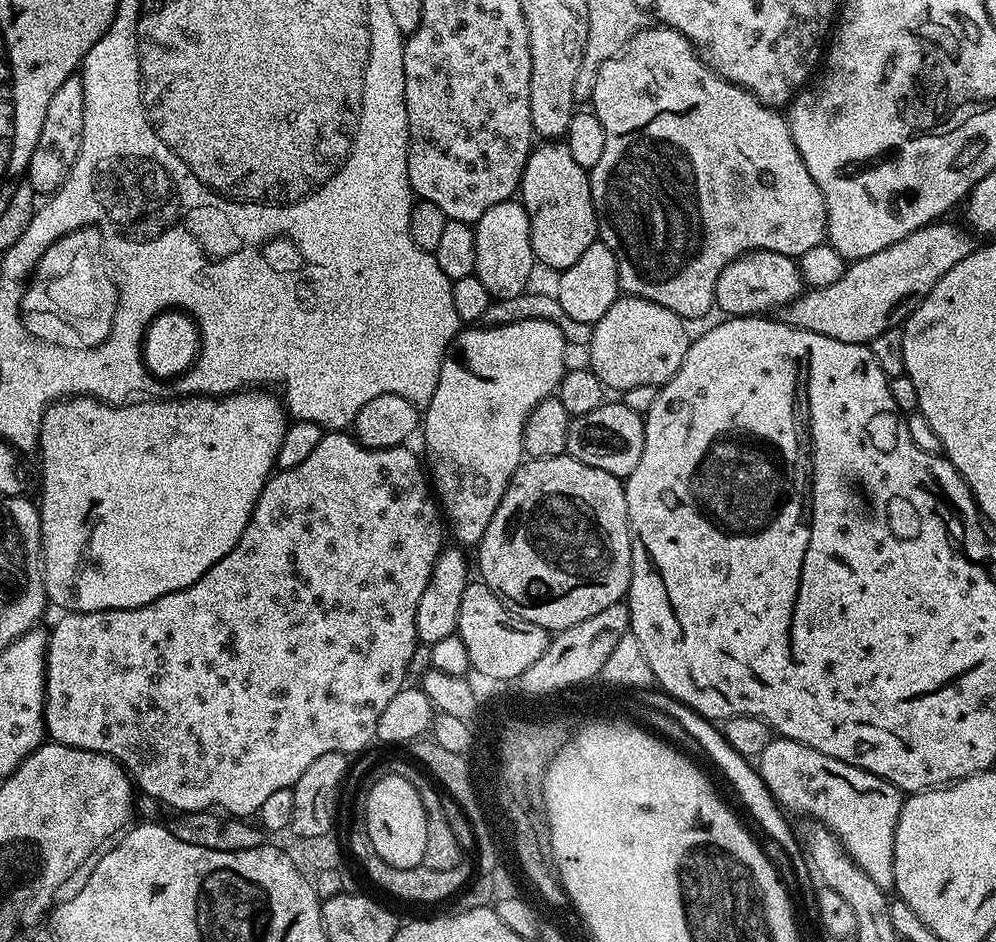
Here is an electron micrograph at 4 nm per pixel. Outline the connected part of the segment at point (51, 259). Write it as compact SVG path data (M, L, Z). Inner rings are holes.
M81 226L55 240L46 254L40 256L36 271L25 287L23 311L49 312L50 315L65 320L76 331L83 347L97 348L102 342L106 342L114 326L118 294L113 273L102 259L103 252L102 234L91 226Z

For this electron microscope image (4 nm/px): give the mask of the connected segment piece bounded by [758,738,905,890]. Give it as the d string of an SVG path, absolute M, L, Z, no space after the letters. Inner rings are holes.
M773 738L766 750L762 750L758 757L758 771L762 782L782 809L789 813L801 812L809 821L825 824L840 839L840 845L848 851L853 862L862 866L862 870L866 870L866 874L870 874L870 878L874 878L880 888L888 890L895 885L894 838L900 811L905 802L899 788L858 766L850 766L838 758L830 758L830 754L822 754L797 740L783 738Z

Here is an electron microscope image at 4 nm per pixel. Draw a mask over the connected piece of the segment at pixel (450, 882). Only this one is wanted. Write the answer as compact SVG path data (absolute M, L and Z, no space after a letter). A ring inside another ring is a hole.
M356 818L352 824L352 829L348 832L348 844L346 840L346 848L352 851L352 856L358 863L364 867L364 872L381 888L384 892L389 892L396 900L405 900L408 904L440 904L443 900L448 900L464 883L468 880L467 863L461 862L454 870L430 870L425 868L423 864L414 866L413 868L399 868L398 866L390 866L390 862L386 862L386 858L382 858L382 854L378 854L378 850L374 850L374 842L370 842L370 834L366 830L366 822L363 818Z

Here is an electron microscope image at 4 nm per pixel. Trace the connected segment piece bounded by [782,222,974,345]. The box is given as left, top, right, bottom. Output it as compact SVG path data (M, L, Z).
M933 222L924 228L906 234L906 238L898 238L894 246L886 246L886 250L878 250L878 254L870 254L861 260L853 260L847 265L838 278L838 282L830 282L825 288L808 288L797 300L792 301L782 310L784 323L810 330L814 334L826 334L826 338L838 338L838 342L871 345L878 334L891 328L900 328L908 315L915 310L918 301L925 296L946 274L946 270L954 270L962 258L972 253L974 240L971 235L963 236L952 224Z

